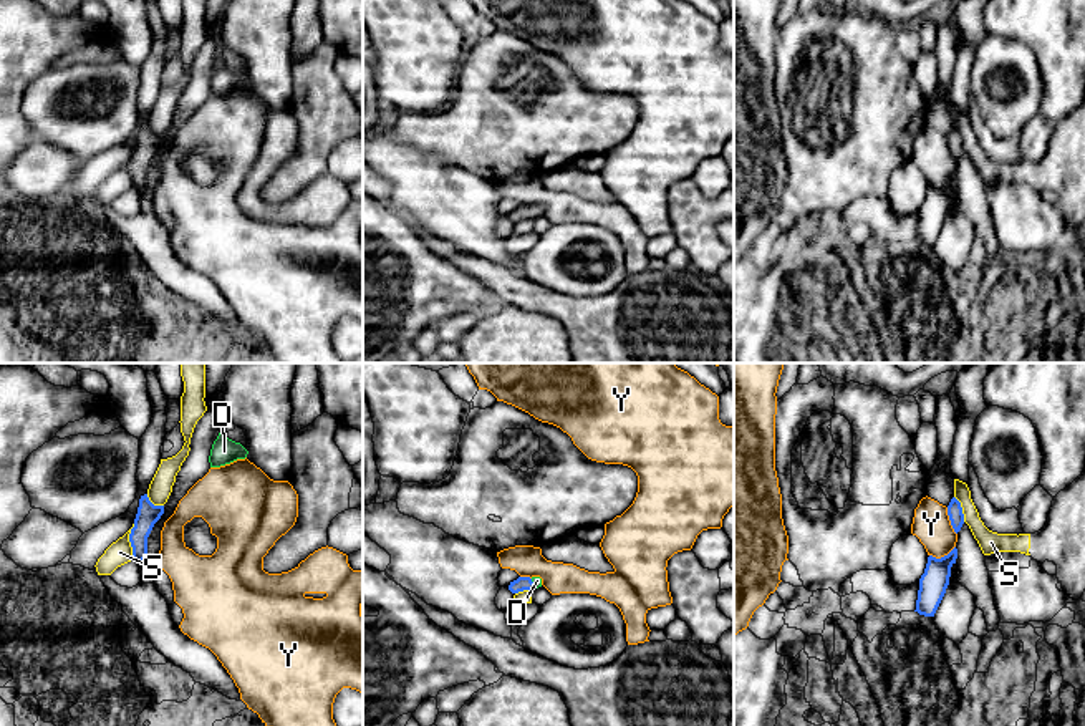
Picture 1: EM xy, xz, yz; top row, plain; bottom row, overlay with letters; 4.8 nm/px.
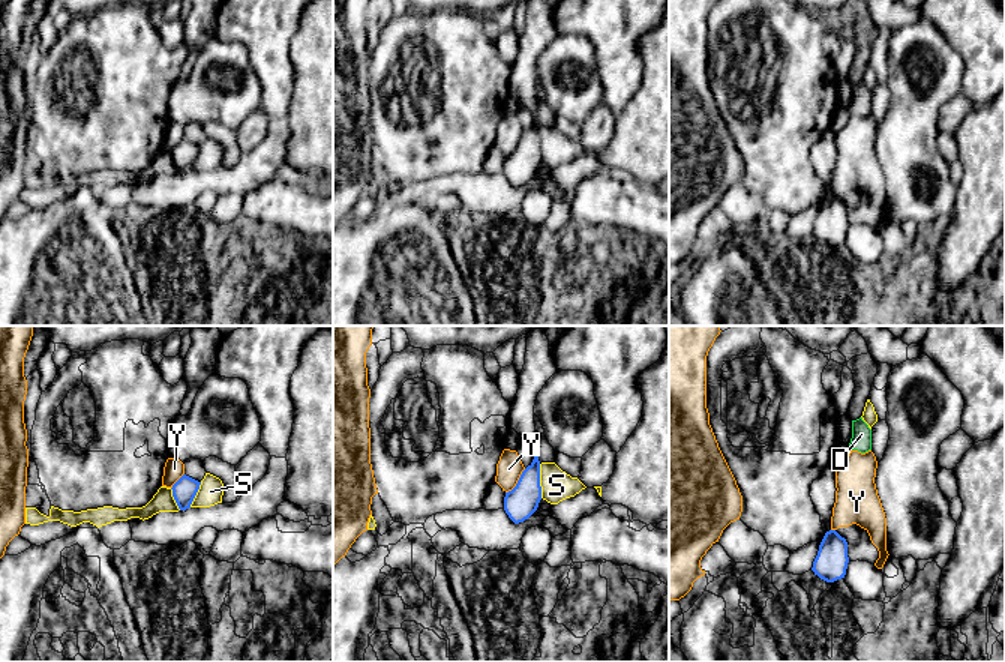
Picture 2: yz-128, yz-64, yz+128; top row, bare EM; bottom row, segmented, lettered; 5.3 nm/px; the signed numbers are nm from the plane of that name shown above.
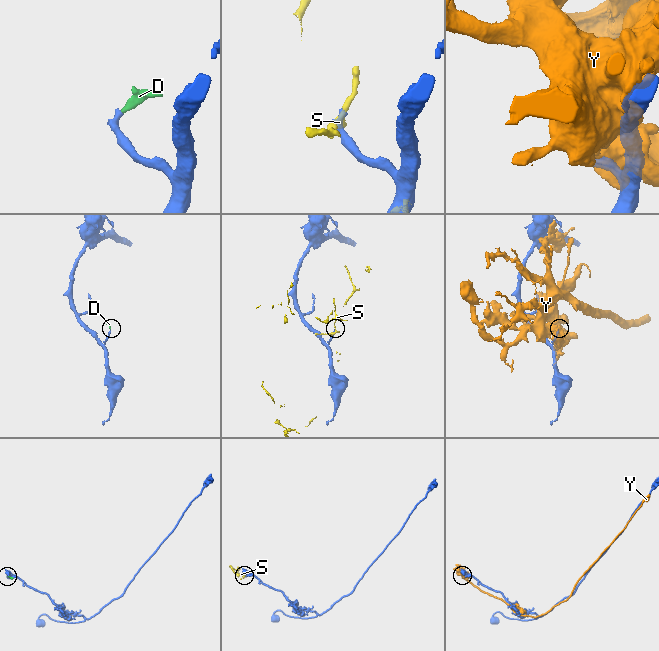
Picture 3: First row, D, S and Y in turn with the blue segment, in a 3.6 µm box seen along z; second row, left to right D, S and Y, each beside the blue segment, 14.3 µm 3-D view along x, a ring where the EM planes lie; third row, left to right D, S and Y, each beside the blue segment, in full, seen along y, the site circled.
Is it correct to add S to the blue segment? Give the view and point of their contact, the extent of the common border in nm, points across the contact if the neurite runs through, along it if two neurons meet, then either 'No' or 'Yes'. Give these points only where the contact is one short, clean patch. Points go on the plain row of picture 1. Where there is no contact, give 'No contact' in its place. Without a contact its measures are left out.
Touches blue at xy (130, 169). Shared border 180 nm. Boundary: xy (135, 153), (130, 163), (131, 188). No

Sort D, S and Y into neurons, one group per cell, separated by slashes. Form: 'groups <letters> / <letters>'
groups D / S / Y

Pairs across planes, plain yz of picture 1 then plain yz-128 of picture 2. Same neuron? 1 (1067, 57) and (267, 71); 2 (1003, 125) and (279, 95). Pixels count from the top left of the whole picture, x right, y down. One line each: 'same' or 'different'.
1: same
2: different

